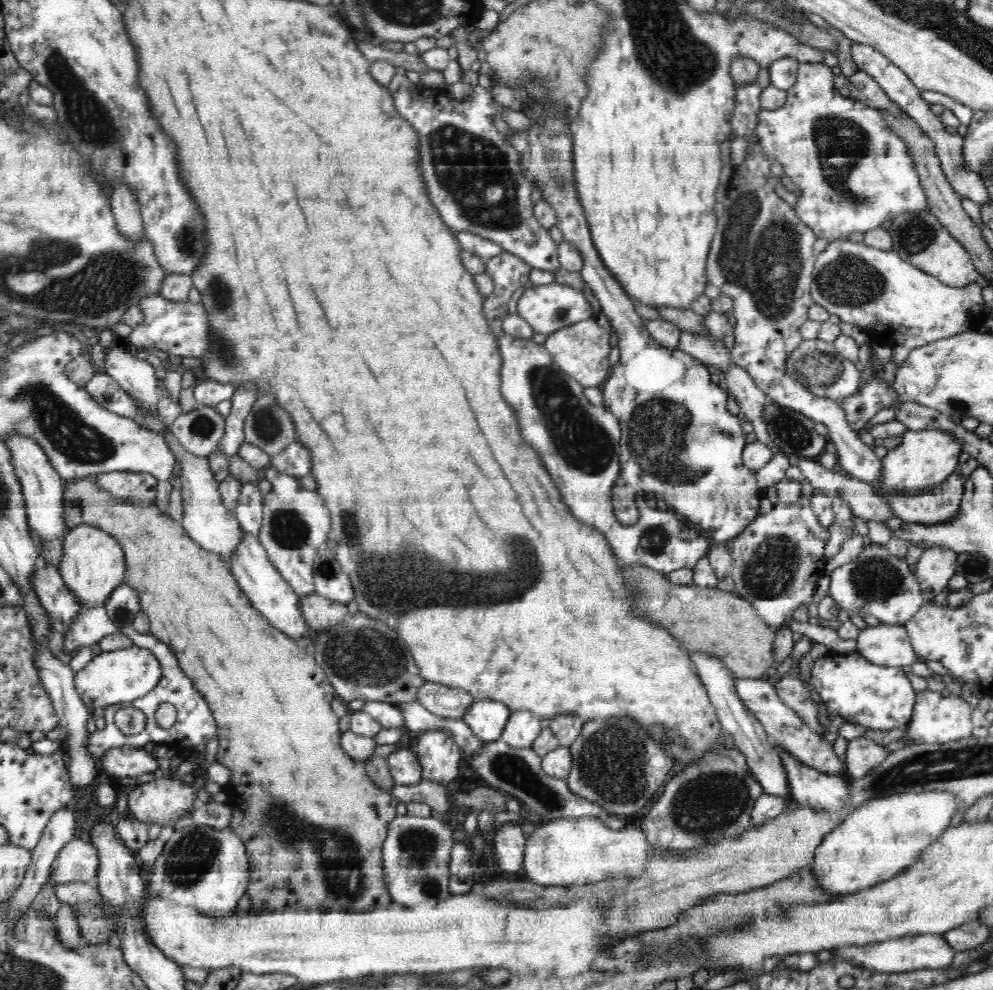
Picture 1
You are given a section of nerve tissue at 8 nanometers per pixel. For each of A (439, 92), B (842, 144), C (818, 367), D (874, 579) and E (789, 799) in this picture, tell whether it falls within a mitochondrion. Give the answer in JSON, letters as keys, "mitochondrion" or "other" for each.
{"A":"other","B":"mitochondrion","C":"mitochondrion","D":"mitochondrion","E":"other"}

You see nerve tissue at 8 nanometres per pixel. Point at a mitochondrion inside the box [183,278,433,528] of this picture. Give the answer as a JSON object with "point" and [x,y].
{"point":[226,355]}

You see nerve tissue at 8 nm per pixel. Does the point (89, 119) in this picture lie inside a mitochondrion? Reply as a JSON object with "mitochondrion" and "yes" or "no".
{"mitochondrion":"yes"}

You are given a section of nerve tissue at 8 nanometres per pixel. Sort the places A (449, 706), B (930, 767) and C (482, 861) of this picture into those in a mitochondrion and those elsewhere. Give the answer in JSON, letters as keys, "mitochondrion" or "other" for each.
{"A":"other","B":"mitochondrion","C":"other"}

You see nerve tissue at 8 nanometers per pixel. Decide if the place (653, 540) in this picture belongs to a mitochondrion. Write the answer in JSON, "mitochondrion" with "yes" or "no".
{"mitochondrion":"yes"}

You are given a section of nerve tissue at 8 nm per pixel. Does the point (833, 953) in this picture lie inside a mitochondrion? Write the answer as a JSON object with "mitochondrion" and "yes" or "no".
{"mitochondrion":"no"}

